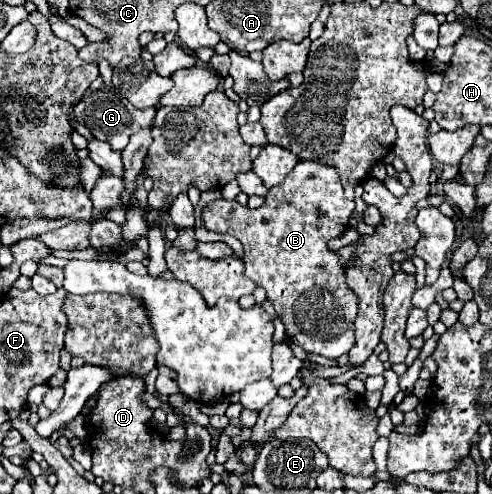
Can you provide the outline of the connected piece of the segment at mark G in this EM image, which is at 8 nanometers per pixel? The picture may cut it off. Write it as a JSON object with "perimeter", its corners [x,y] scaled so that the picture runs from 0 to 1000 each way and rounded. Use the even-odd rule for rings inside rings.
{"perimeter":[[[197,182],[197,186],[177,186],[169,194],[169,202],[161,202],[161,211],[152,211],[148,231],[152,231],[152,243],[173,251],[197,283],[209,283],[209,287],[226,291],[230,304],[250,304],[258,296],[266,271],[307,255],[307,247],[315,239],[315,219],[283,223],[283,219],[266,215],[258,206],[258,198],[250,198],[242,190],[230,190],[226,182]]]}

